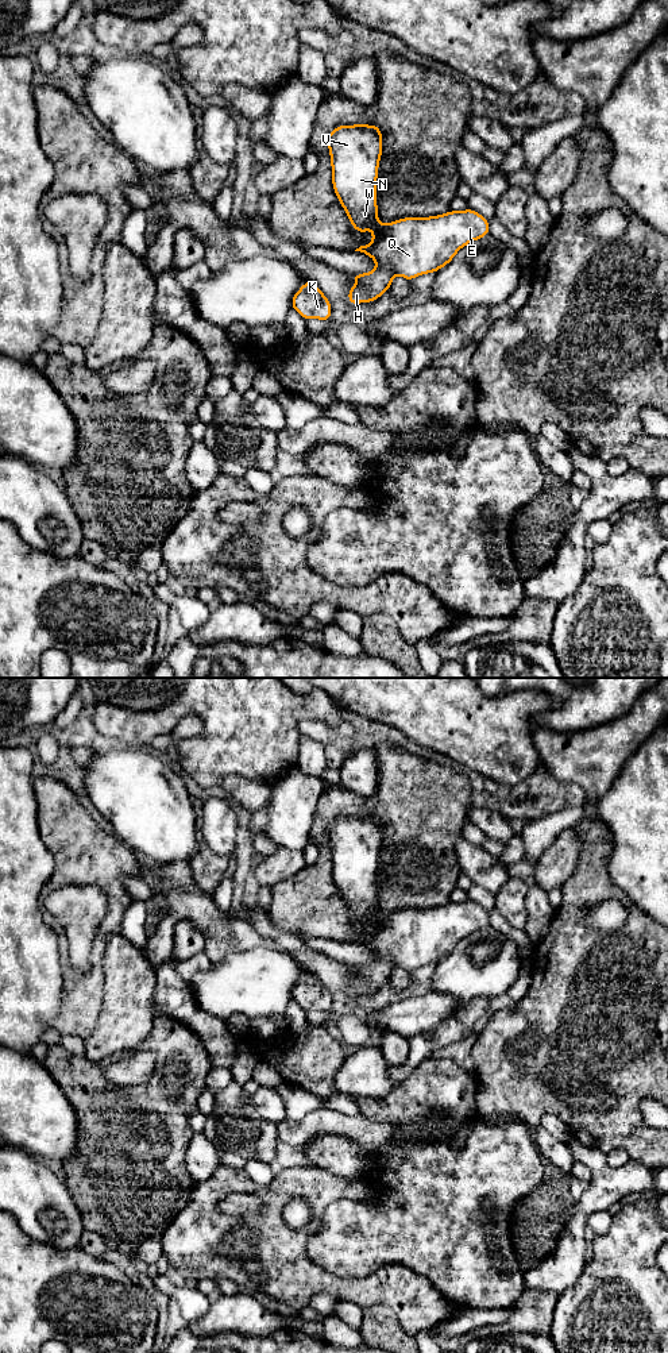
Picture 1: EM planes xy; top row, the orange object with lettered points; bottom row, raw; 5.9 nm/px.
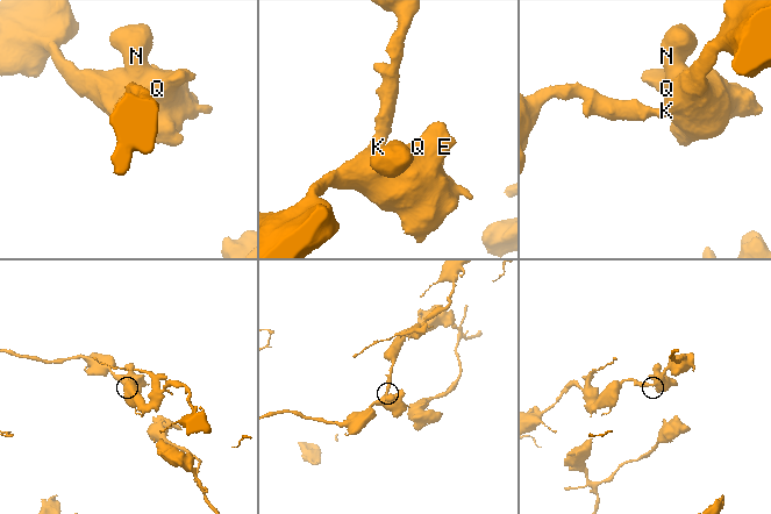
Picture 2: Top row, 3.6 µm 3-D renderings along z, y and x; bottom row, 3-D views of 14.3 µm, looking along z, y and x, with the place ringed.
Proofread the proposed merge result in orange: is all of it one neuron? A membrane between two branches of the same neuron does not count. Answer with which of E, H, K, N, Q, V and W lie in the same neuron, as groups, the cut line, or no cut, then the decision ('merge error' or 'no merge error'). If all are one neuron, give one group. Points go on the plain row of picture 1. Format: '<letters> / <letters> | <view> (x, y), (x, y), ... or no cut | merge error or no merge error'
E H K N Q V W | no cut | no merge error

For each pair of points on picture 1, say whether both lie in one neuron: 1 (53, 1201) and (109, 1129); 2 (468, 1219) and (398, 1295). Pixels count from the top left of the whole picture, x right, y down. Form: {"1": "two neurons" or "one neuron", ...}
{"1": "two neurons", "2": "two neurons"}

